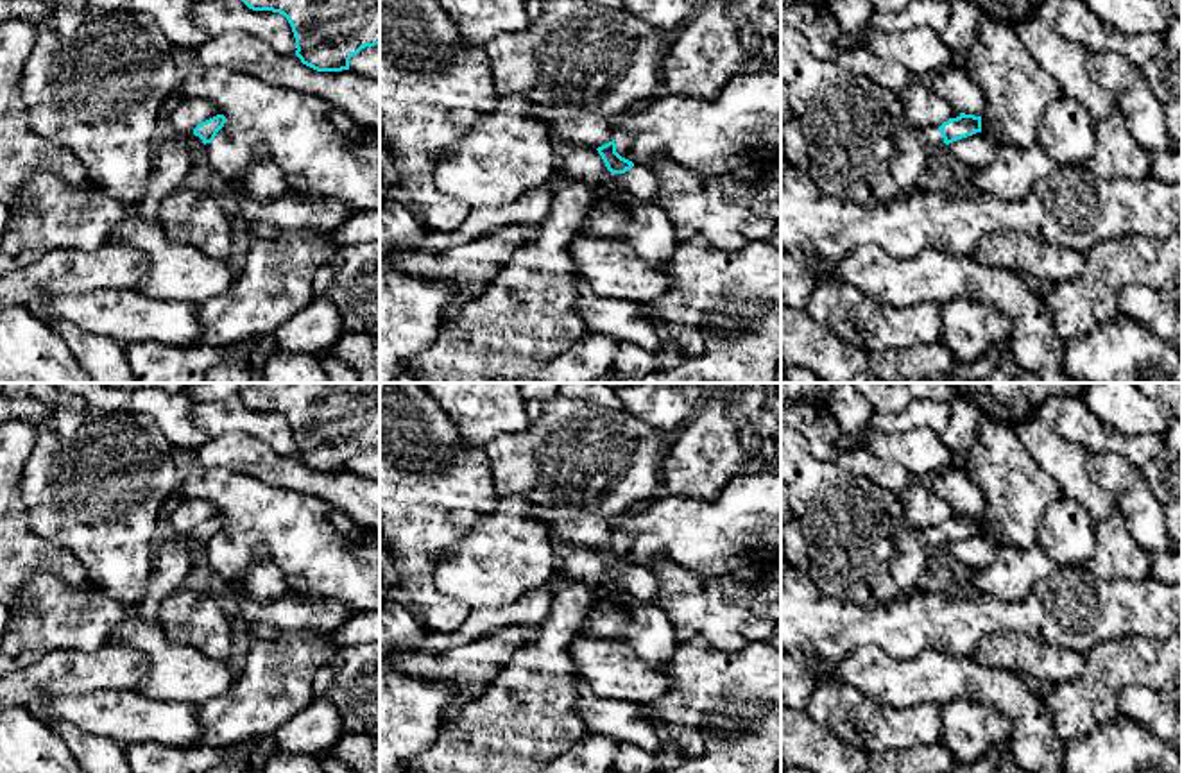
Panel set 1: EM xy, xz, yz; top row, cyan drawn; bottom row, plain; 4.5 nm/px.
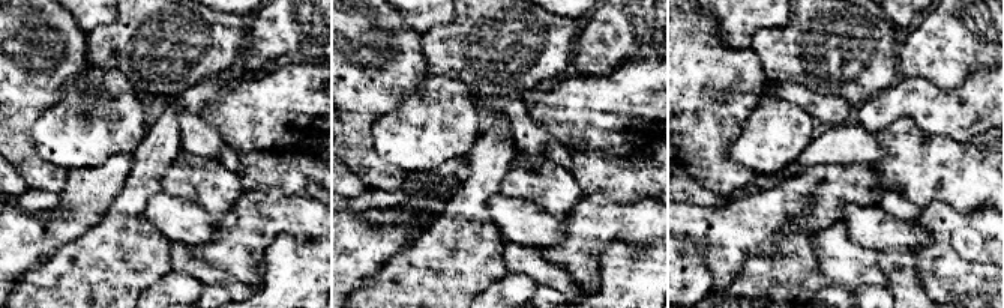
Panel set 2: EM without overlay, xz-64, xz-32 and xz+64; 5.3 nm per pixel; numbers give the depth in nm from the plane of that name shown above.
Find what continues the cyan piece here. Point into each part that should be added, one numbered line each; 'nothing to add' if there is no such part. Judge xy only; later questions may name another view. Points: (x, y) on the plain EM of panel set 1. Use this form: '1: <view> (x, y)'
1: xy (49, 614)

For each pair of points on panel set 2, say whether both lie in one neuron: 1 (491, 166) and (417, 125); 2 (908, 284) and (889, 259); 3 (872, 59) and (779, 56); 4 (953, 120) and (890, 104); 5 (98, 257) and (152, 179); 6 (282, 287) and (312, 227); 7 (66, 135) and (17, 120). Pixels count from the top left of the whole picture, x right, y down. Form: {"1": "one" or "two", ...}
{"1": "two", "2": "one", "3": "one", "4": "one", "5": "one", "6": "two", "7": "two"}

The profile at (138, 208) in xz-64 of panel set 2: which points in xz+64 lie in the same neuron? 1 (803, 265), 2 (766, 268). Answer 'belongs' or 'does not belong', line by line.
1: belongs
2: belongs

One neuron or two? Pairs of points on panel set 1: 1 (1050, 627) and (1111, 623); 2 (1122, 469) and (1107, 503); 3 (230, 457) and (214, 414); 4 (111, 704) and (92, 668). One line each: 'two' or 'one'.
1: one
2: two
3: two
4: two

